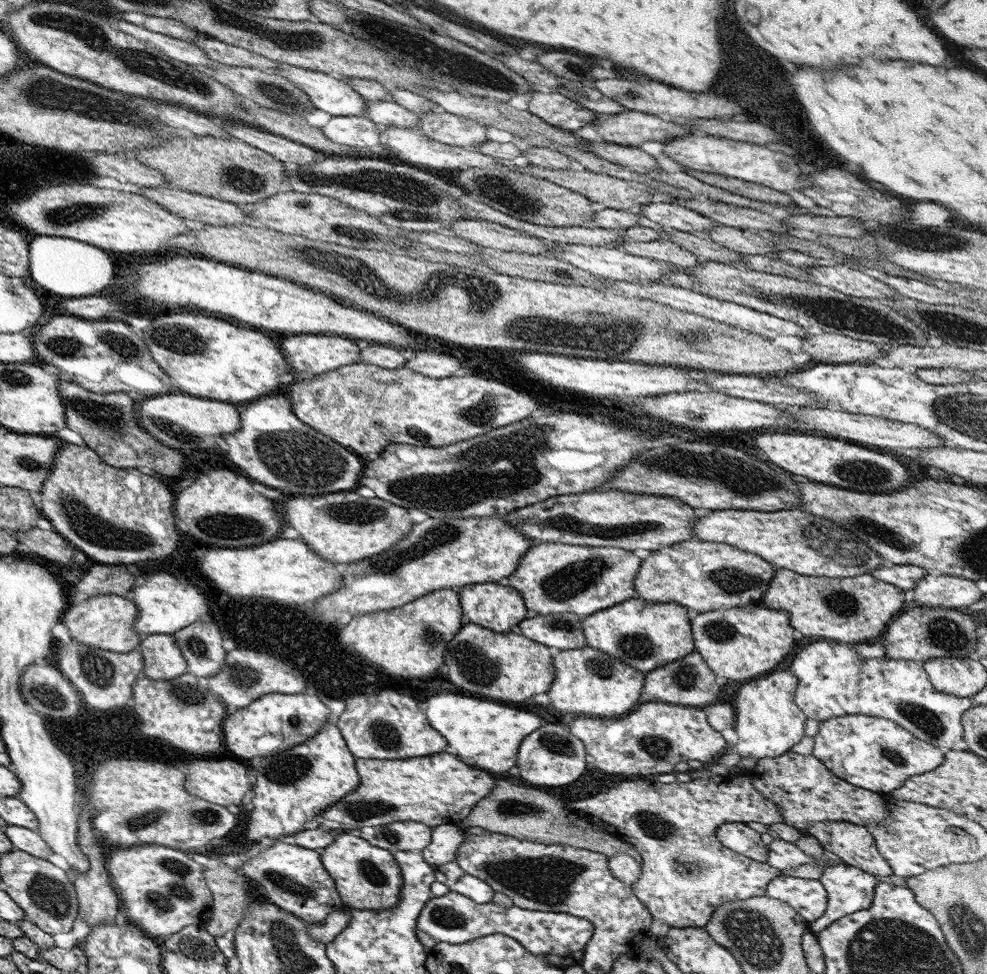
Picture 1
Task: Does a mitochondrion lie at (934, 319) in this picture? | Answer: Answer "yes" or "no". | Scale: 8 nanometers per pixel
yes

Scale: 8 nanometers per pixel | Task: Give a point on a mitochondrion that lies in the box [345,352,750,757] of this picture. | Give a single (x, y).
(452, 495)

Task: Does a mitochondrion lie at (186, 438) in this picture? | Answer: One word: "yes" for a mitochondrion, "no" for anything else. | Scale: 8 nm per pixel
no

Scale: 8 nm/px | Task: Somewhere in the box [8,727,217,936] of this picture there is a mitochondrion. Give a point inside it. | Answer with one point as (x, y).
(51, 895)

